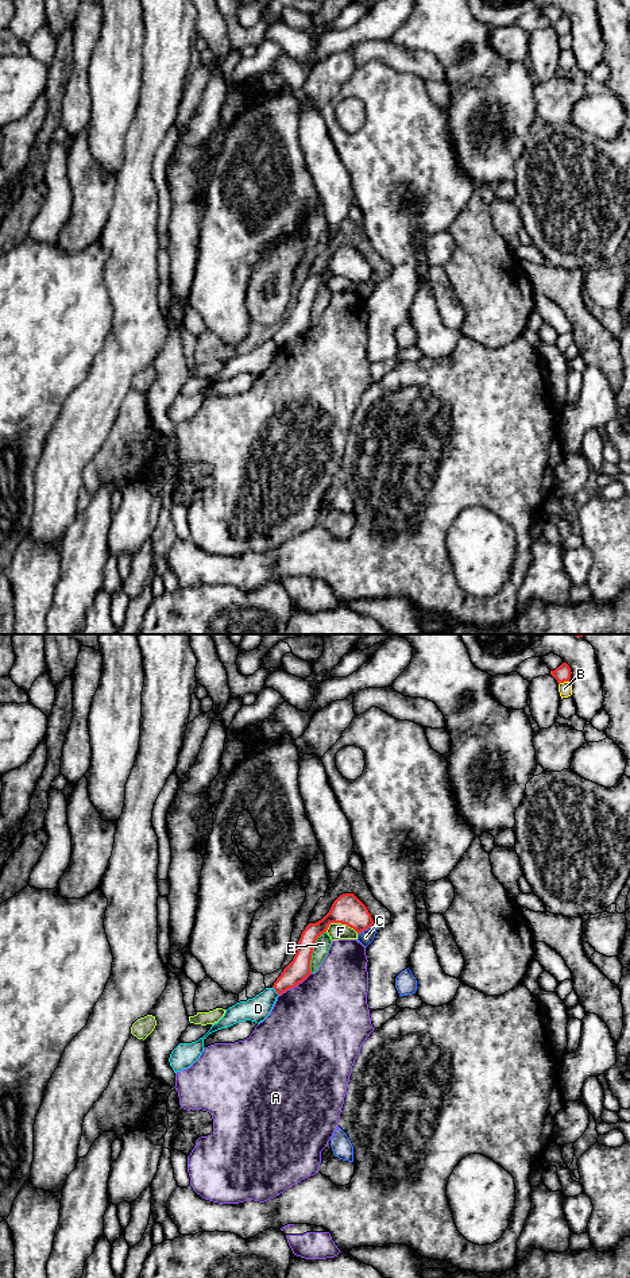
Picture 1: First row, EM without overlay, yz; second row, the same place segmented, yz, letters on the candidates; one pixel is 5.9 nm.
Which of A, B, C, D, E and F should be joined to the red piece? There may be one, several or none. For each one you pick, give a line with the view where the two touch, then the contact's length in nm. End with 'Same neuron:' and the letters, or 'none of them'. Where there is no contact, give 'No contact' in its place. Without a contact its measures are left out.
Same neuron: none of them

